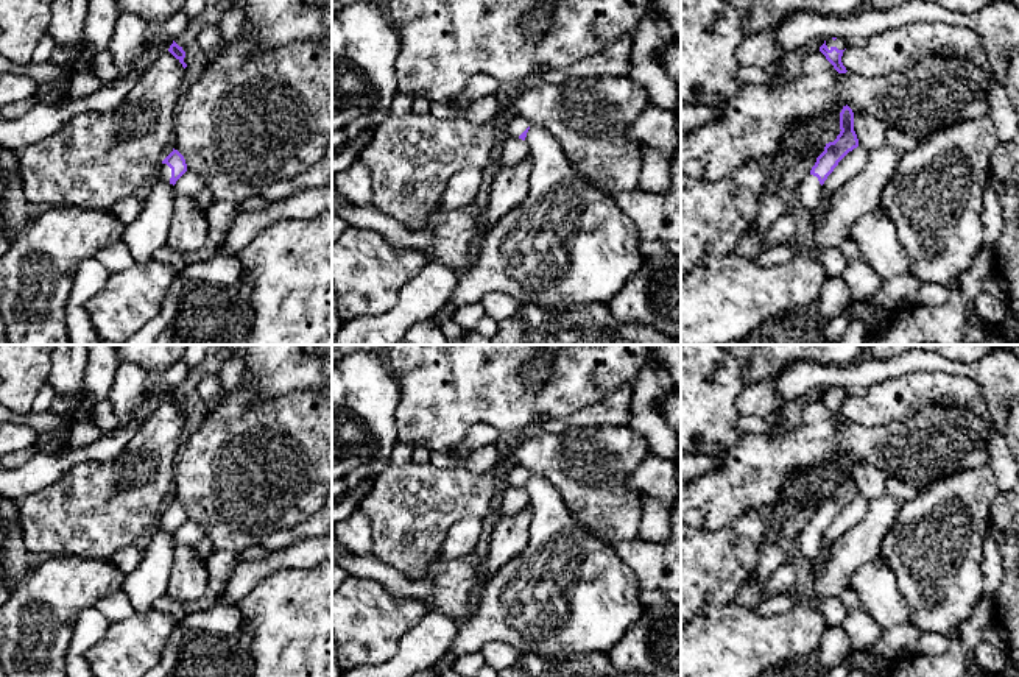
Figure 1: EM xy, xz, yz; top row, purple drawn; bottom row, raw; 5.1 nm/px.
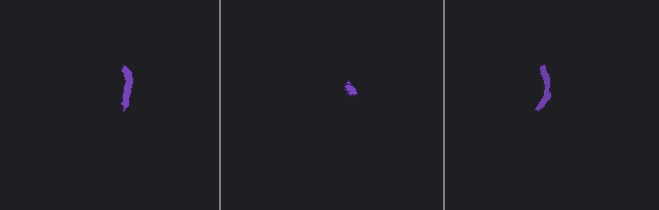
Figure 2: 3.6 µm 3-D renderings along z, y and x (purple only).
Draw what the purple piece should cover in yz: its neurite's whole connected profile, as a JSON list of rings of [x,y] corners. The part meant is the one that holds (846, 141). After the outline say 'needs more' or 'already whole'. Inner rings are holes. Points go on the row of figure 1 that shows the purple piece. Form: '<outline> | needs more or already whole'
[[[848,105],[840,112],[840,129],[837,139],[826,144],[824,151],[816,158],[815,165],[798,189],[799,201],[810,212],[821,201],[823,184],[827,176],[849,151],[859,147],[859,139],[854,131],[854,112]]] | needs more

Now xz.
[[[511,114],[505,120],[505,131],[506,131],[506,136],[510,136],[510,137],[514,137],[514,139],[519,137],[519,139],[525,140],[528,129],[530,129],[530,123],[527,119]]] | needs more

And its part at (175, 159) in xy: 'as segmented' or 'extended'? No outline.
extended

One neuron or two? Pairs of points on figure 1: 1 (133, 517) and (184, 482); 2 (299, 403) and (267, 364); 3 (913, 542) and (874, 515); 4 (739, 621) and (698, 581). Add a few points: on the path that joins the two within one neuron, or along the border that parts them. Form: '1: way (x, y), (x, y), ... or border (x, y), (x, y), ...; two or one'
1: border (179, 454), (173, 470), (173, 489), (170, 493); two
2: border (315, 389), (256, 398); two
3: border (915, 498), (902, 506), (885, 534), (877, 554); two
4: border (733, 601), (705, 604), (697, 612); two

